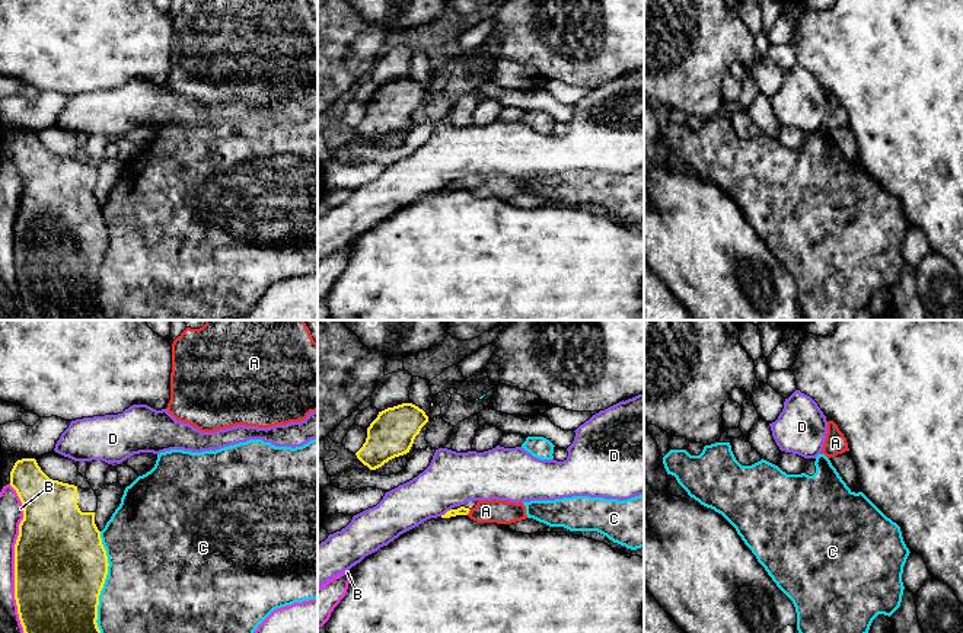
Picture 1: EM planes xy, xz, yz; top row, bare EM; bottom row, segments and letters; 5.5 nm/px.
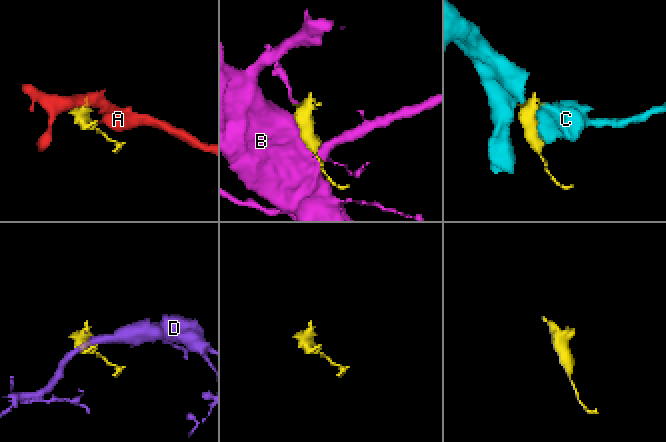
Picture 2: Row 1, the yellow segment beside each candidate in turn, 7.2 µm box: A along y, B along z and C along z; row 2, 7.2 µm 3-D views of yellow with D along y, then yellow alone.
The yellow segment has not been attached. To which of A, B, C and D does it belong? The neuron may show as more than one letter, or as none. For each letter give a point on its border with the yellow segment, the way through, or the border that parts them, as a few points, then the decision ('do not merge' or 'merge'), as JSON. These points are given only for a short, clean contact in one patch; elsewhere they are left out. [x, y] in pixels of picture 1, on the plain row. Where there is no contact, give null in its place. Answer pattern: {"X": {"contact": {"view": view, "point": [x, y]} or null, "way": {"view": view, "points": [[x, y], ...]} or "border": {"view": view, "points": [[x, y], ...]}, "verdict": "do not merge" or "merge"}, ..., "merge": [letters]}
{"A": {"contact": {"view": "xz", "point": [468, 186]}, "way": {"view": "xz", "points": [[461, 185], [468, 186], [485, 185]]}, "verdict": "merge"}, "B": {"contact": {"view": "xy", "point": [15, 239]}, "verdict": "do not merge"}, "C": {"contact": {"view": "xy", "point": [102, 261]}, "verdict": "do not merge"}, "D": {"contact": {"view": "xz", "point": [446, 186]}, "verdict": "do not merge"}, "merge": ["A"]}

